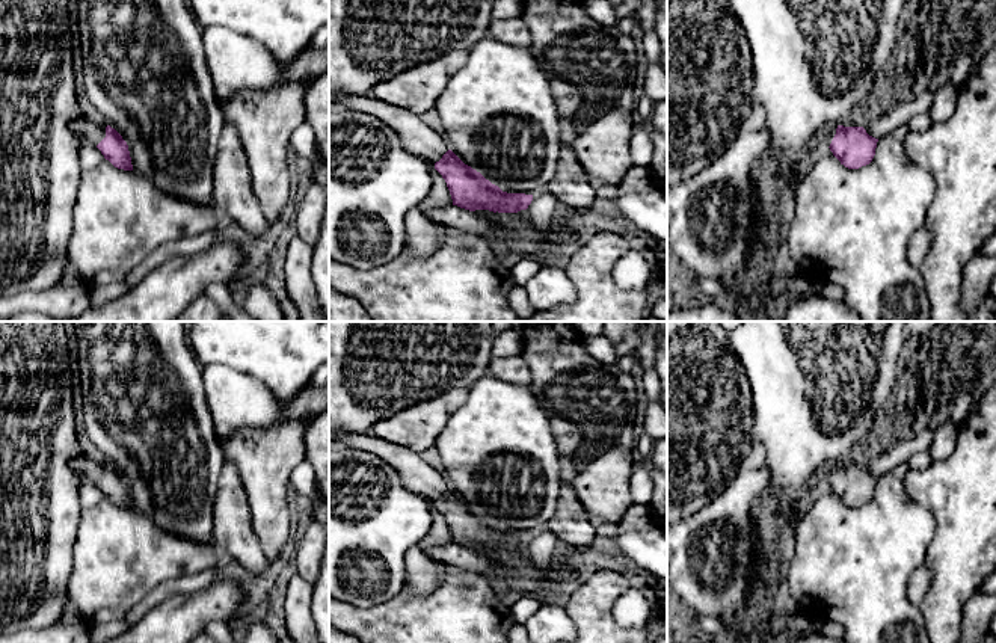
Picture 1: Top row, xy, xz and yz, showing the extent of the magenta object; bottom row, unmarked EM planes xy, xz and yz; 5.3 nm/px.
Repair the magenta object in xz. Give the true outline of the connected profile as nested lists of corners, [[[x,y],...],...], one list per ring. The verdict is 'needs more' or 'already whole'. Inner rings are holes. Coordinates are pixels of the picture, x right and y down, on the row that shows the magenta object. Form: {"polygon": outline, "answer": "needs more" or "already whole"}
{"polygon": [[[338,94],[334,106],[371,115],[392,128],[406,151],[423,157],[442,175],[453,205],[469,211],[518,213],[527,210],[533,201],[533,195],[503,192],[480,172],[465,165],[448,148],[444,136],[424,124],[417,113],[373,98],[370,94]]], "answer": "needs more"}

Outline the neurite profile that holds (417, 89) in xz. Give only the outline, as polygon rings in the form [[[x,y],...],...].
[[[442,57],[376,83],[368,94],[380,101],[421,115],[435,109],[436,100],[445,89],[448,80],[450,75]]]

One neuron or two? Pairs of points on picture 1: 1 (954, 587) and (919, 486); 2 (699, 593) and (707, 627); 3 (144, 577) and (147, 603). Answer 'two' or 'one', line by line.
1: one
2: two
3: two

